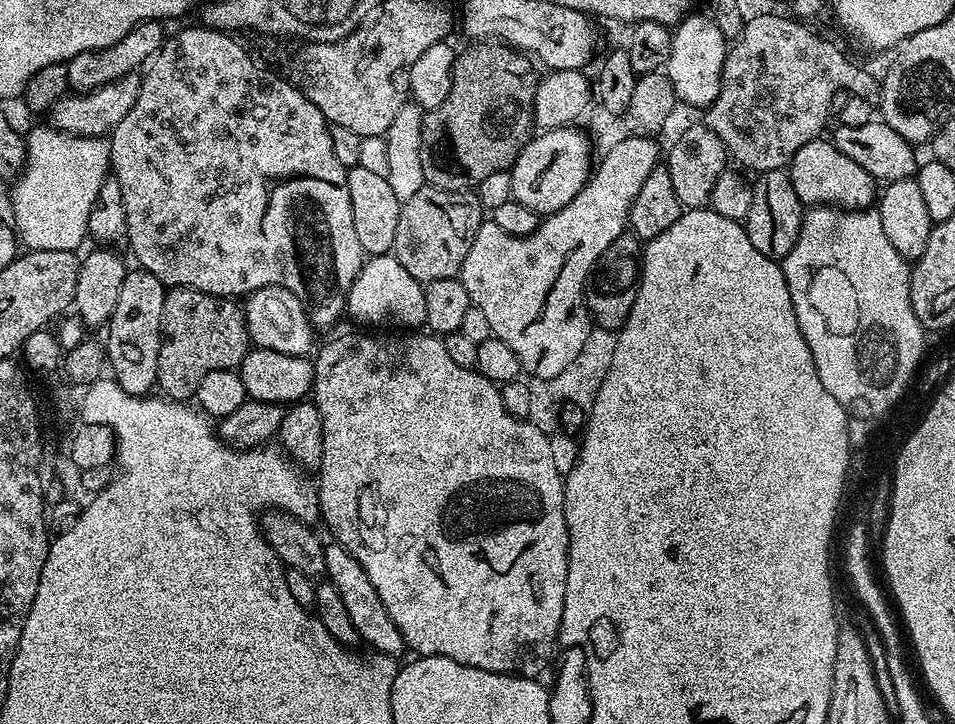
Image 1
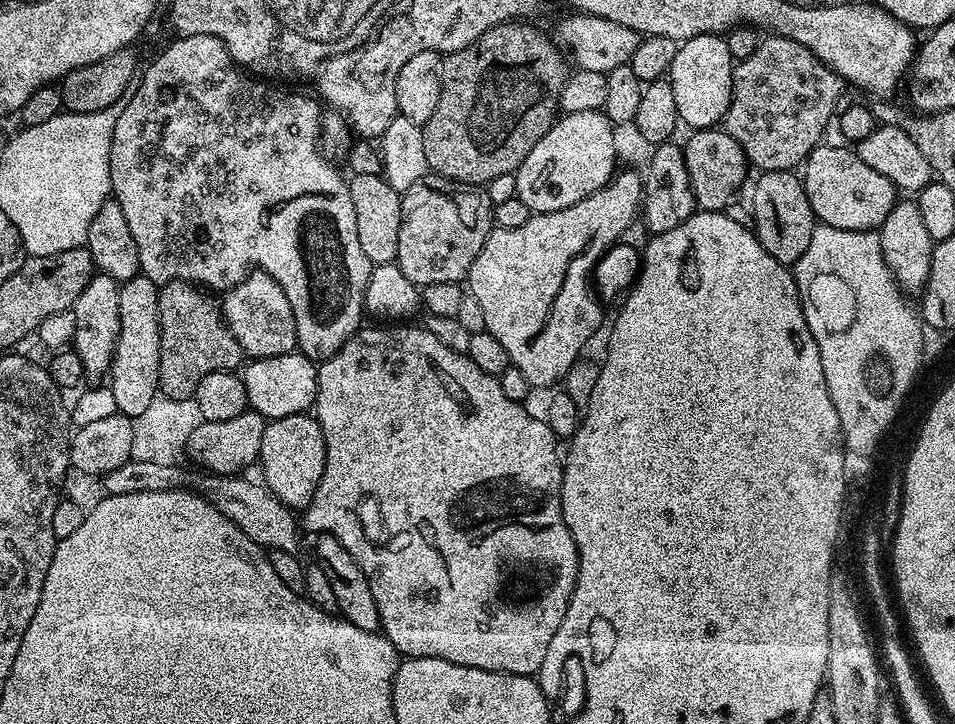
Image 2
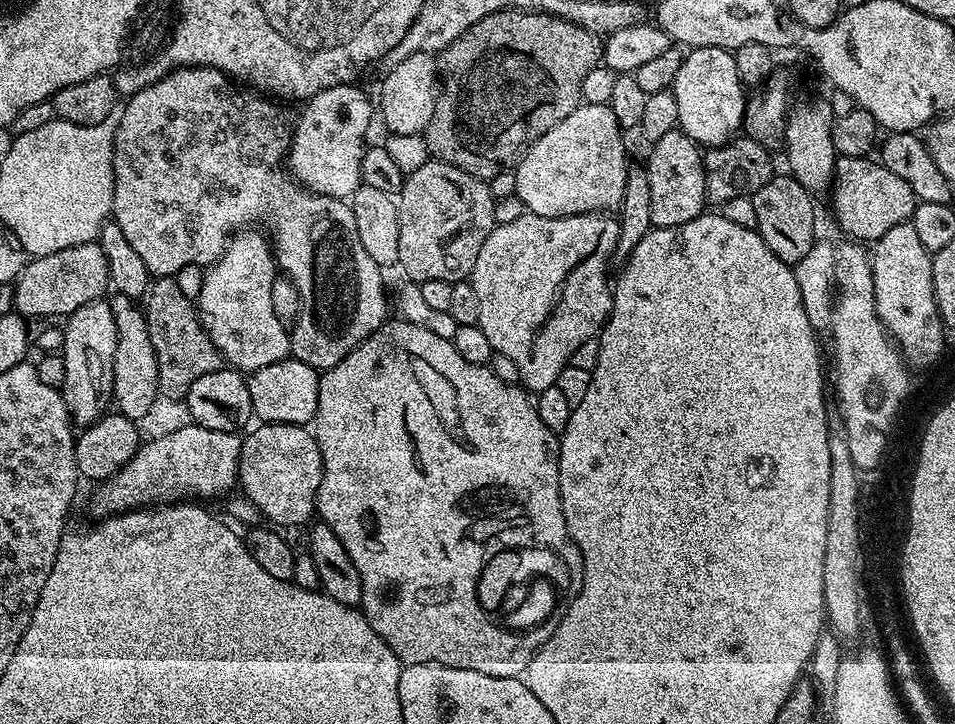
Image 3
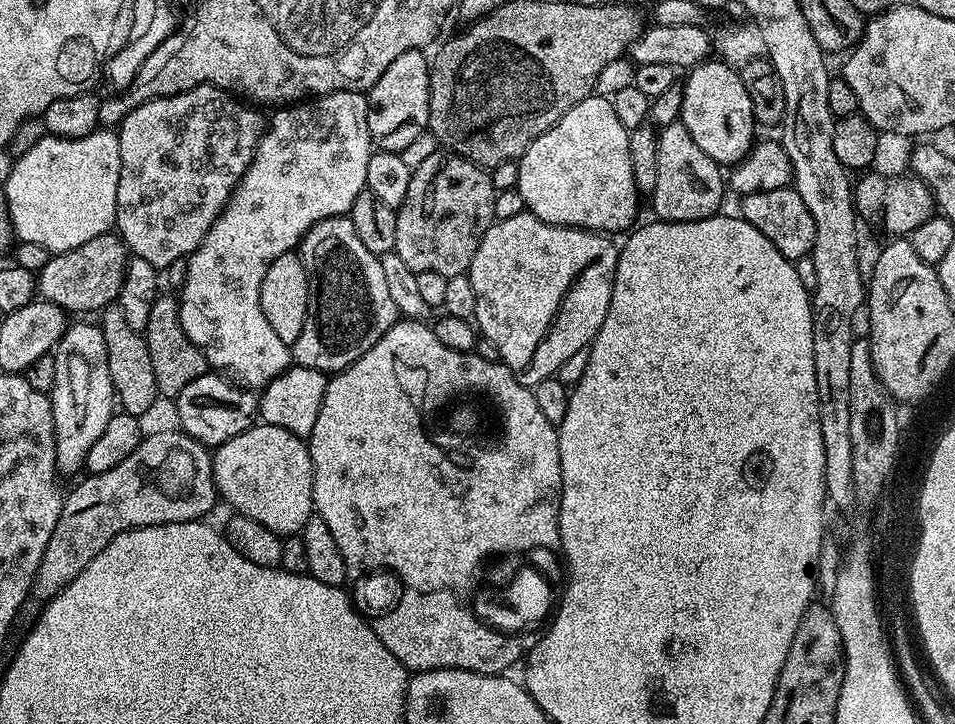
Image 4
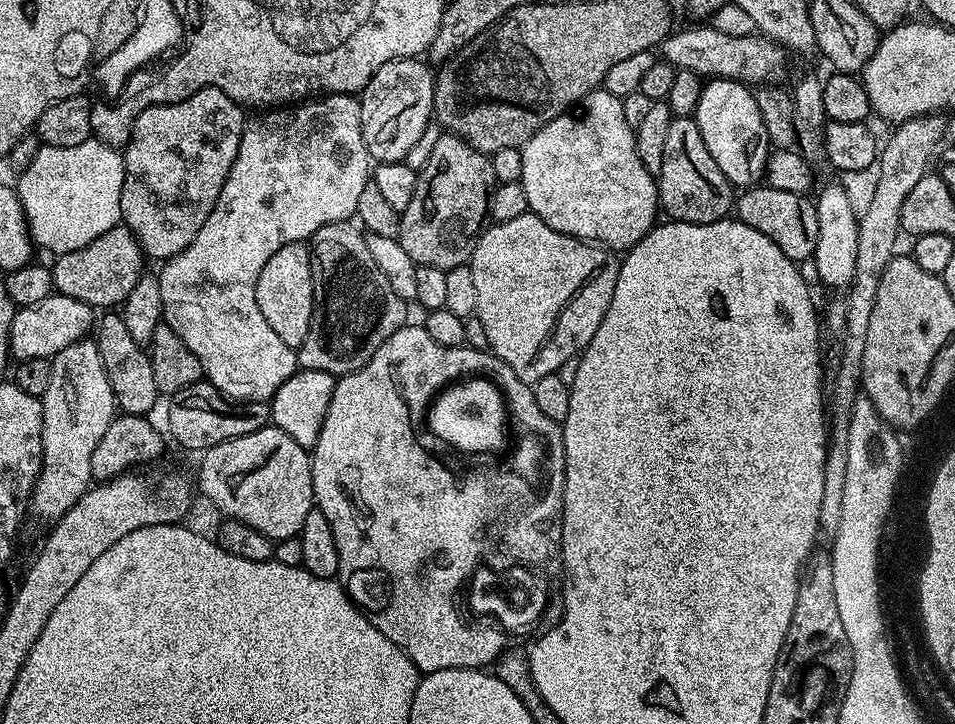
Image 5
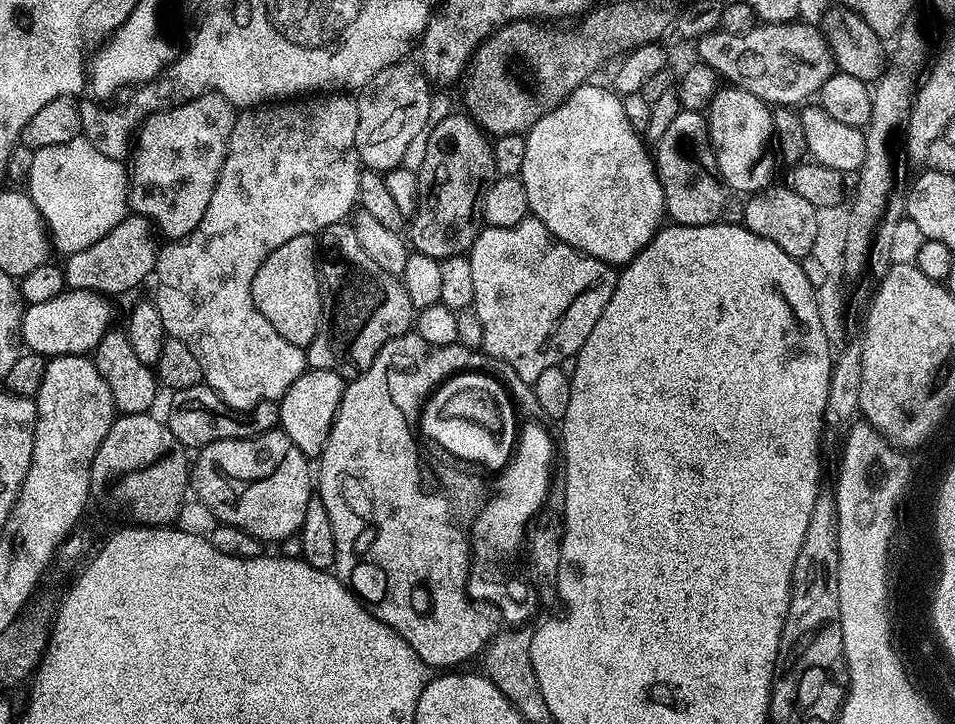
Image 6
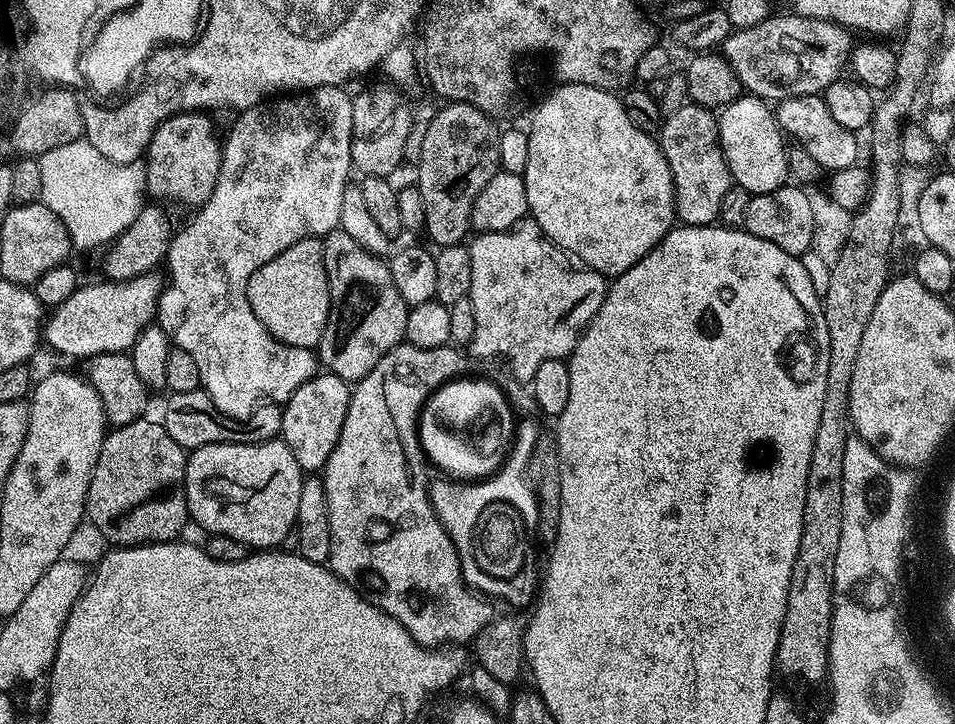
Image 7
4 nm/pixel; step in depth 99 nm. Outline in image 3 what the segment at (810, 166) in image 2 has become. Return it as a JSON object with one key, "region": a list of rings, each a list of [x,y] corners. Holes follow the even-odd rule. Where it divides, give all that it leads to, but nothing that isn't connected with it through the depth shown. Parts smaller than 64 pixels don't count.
{"region":[[[842,156],[836,162],[836,175],[832,181],[830,197],[832,208],[836,211],[836,220],[845,232],[845,237],[856,242],[875,242],[890,230],[890,226],[907,224],[912,219],[912,212],[916,209],[916,195],[910,190],[898,174],[890,174],[890,170],[879,162],[859,156],[850,158]]]}

